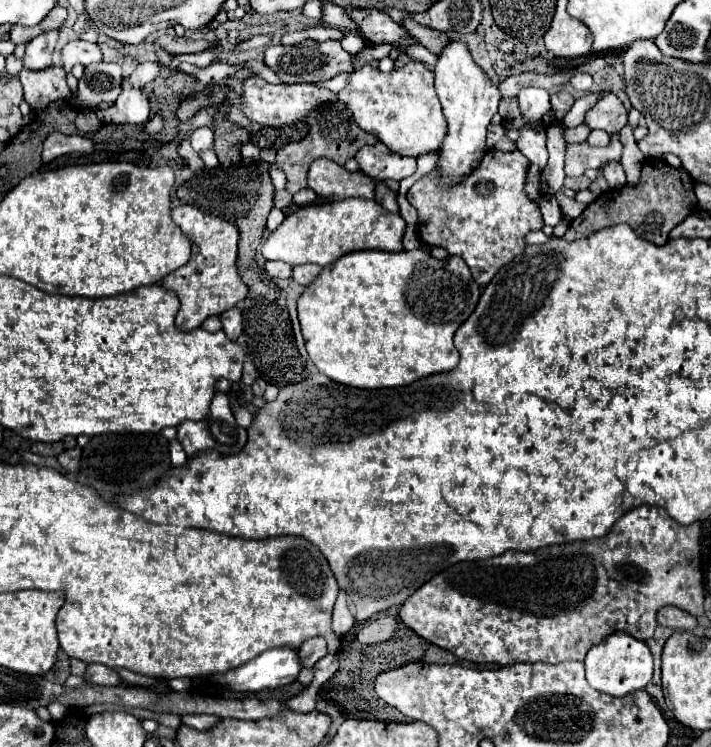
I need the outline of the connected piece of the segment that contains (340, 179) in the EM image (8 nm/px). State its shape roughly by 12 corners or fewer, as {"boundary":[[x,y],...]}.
{"boundary":[[320,157],[308,187],[328,201],[374,199],[374,179]]}

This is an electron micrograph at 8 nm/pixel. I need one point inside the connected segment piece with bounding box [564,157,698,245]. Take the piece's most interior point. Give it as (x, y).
(665, 197)

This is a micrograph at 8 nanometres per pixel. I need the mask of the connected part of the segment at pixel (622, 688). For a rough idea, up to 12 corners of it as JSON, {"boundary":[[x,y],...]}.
{"boundary":[[612,633],[586,659],[588,683],[622,697],[652,679],[652,653]]}

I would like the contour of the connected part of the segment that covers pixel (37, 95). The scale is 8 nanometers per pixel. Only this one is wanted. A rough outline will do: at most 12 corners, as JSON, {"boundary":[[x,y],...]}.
{"boundary":[[62,67],[22,69],[32,111],[70,95]]}

